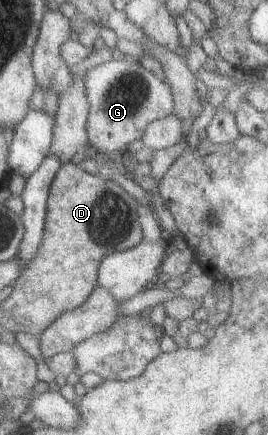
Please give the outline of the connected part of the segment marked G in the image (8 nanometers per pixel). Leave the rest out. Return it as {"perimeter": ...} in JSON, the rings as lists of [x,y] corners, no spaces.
{"perimeter":[[[111,59],[93,66],[83,74],[83,88],[88,102],[85,130],[88,145],[108,157],[139,140],[143,128],[154,120],[163,118],[173,110],[170,88],[139,62],[127,59]]]}

